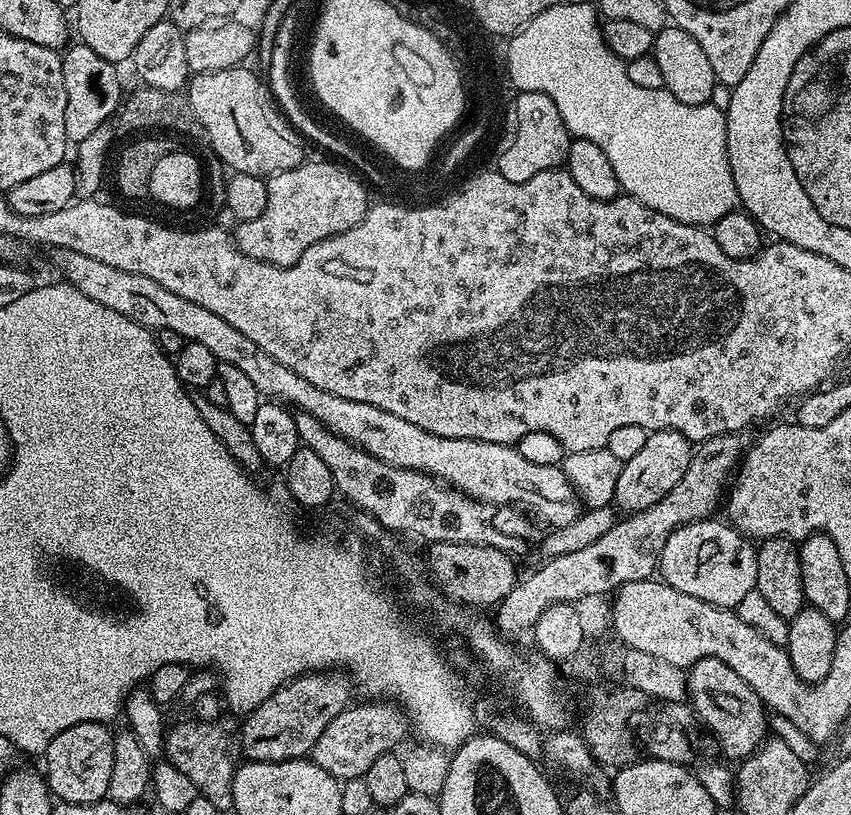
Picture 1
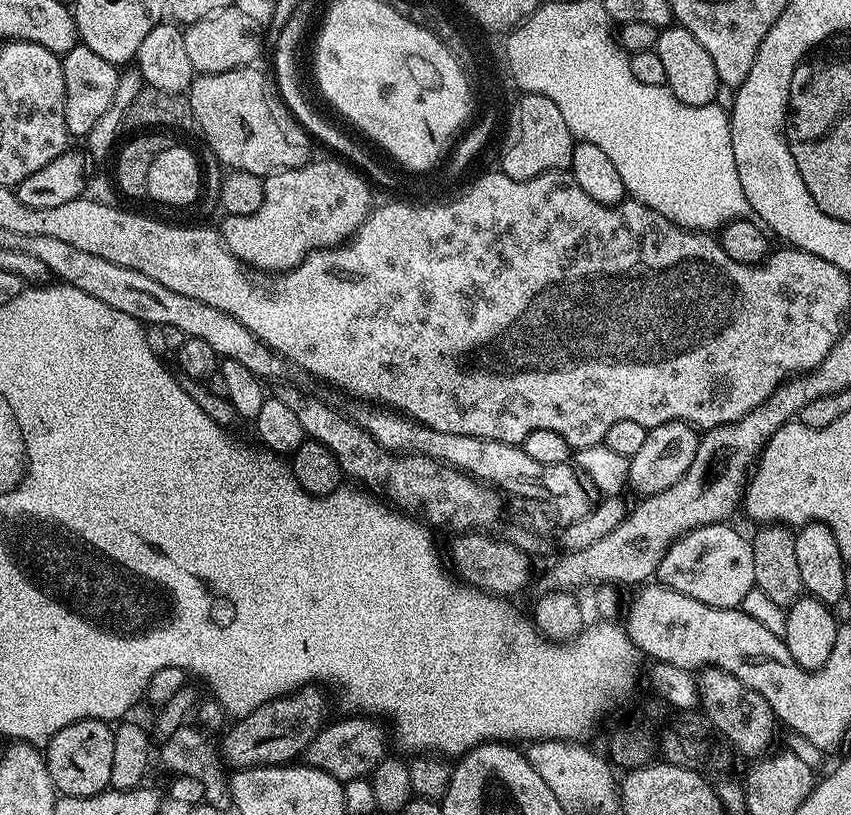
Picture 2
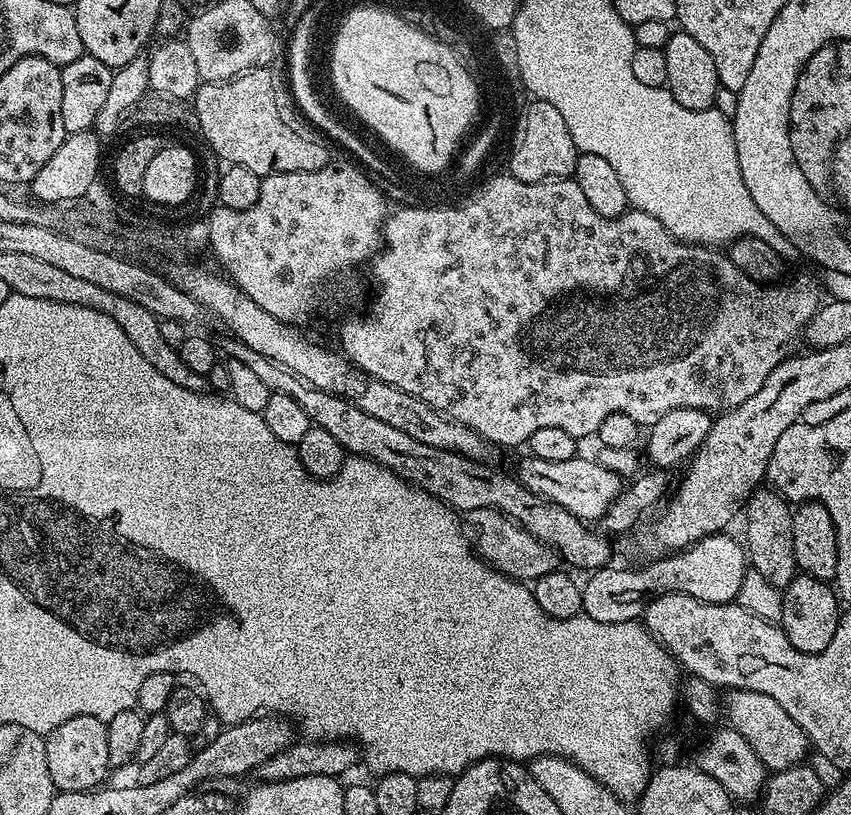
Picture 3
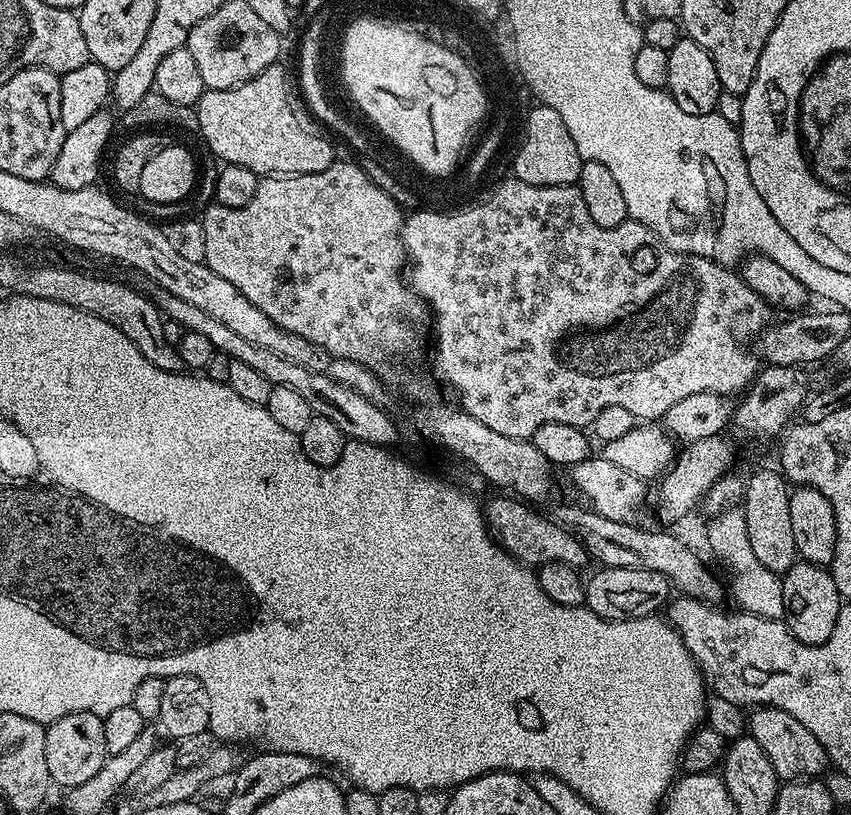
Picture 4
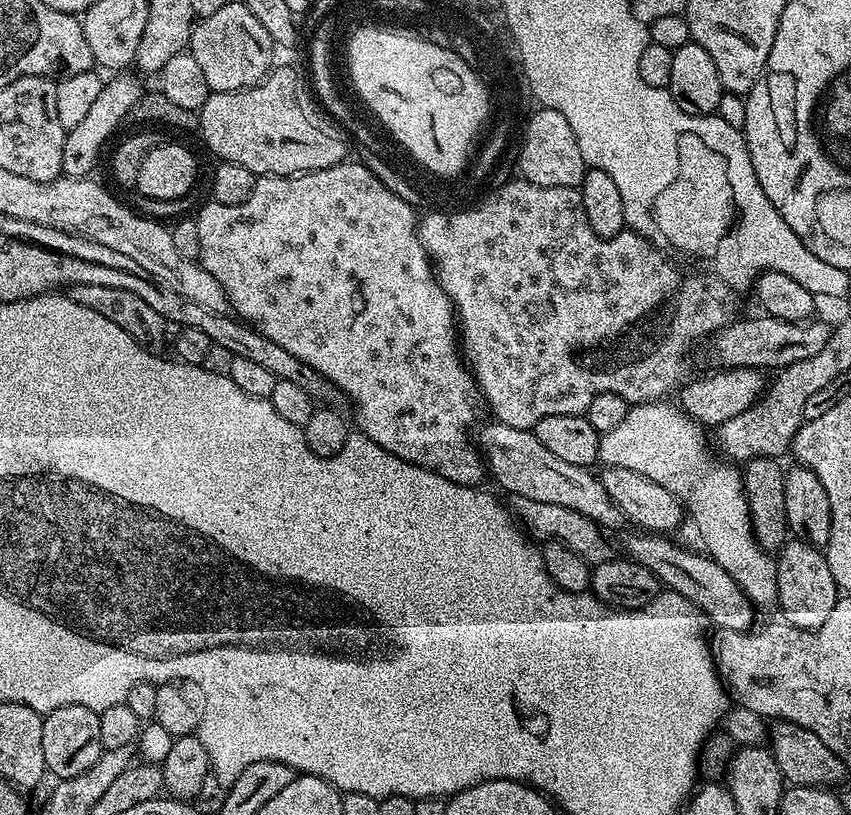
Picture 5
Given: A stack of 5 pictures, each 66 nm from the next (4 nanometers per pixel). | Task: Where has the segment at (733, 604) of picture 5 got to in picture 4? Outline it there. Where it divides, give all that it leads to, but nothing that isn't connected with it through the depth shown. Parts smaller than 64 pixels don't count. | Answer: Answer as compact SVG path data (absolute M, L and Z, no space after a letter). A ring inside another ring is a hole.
M560 504L553 512L550 512L551 519L561 524L568 531L574 533L584 544L589 557L593 561L601 560L599 563L605 568L637 568L638 570L658 570L668 579L669 585L673 589L677 588L680 596L689 596L695 600L702 601L703 604L713 606L719 605L720 599L726 596L726 588L720 585L720 580L700 561L700 556L692 548L687 548L676 536L671 536L668 532L651 532L648 528L640 528L639 523L627 524L626 522L614 522L610 518L602 518L602 514L593 512L587 506L575 508L572 504Z

